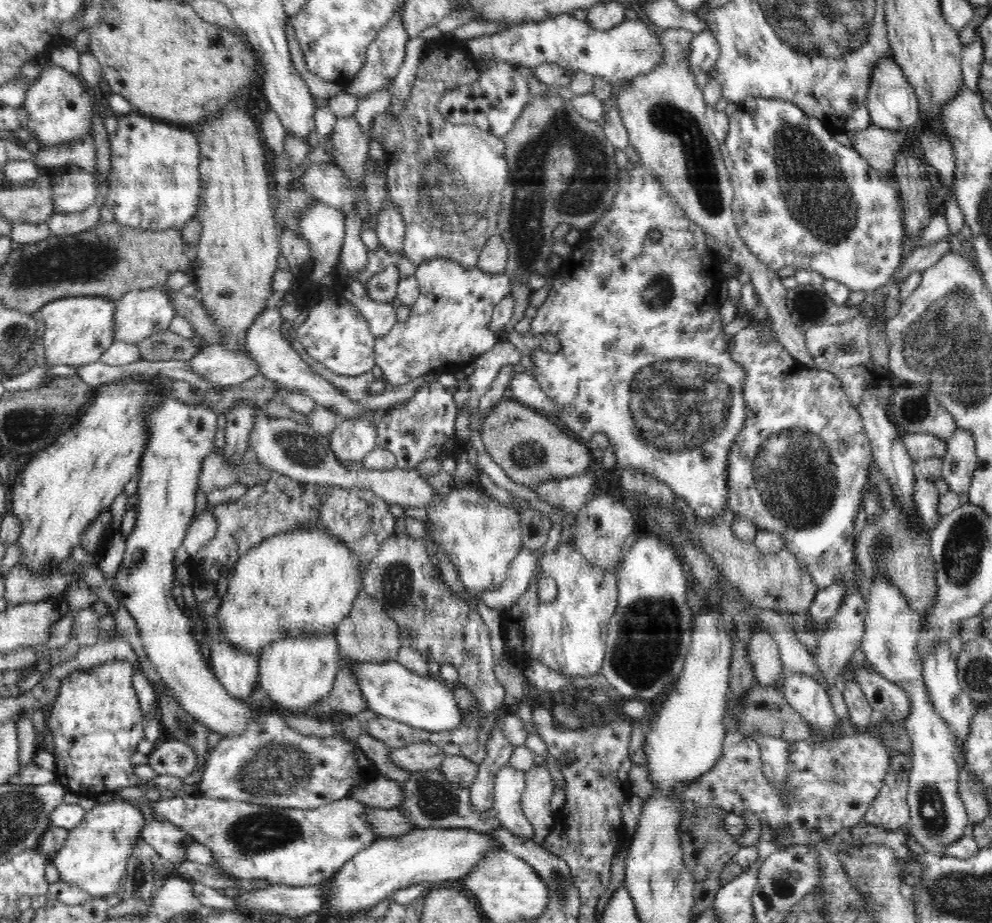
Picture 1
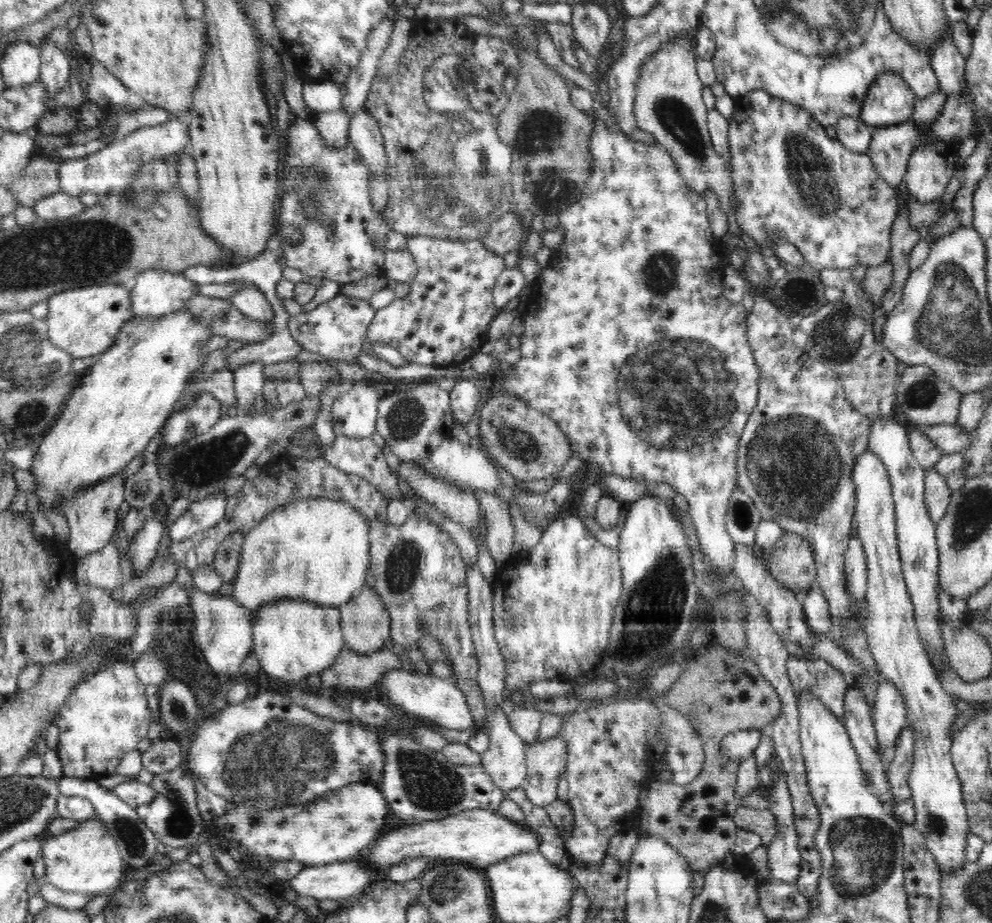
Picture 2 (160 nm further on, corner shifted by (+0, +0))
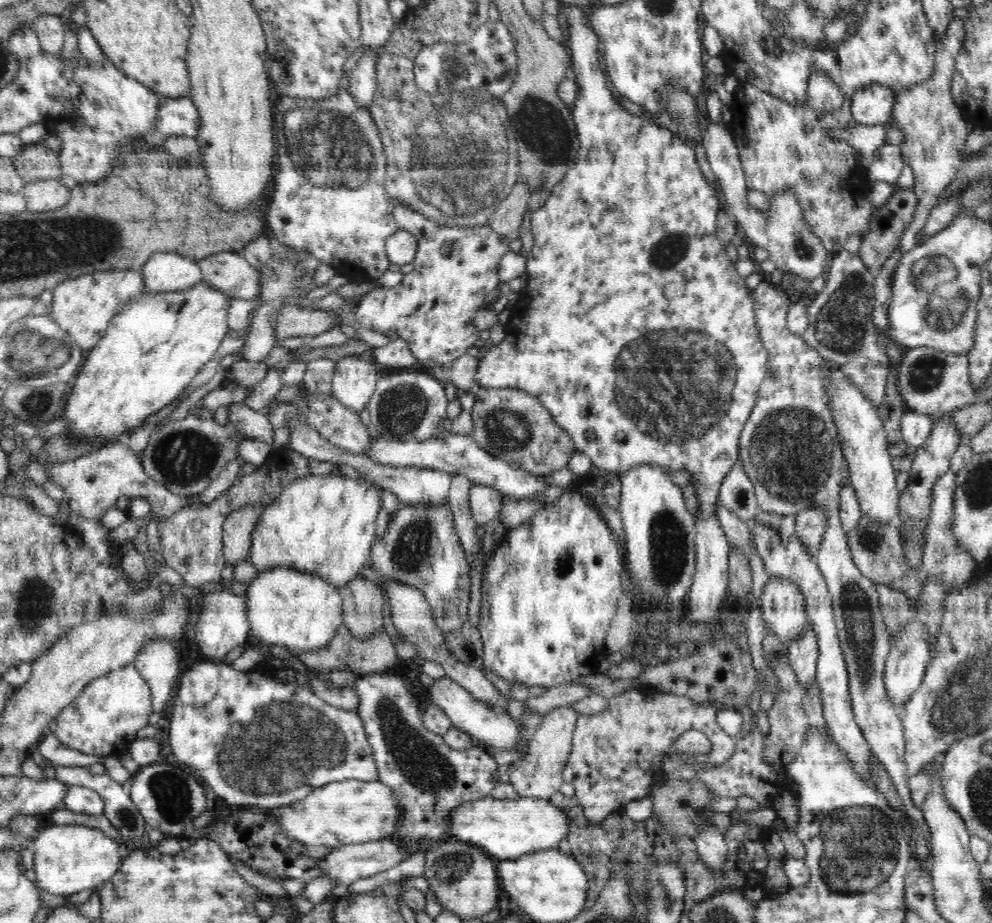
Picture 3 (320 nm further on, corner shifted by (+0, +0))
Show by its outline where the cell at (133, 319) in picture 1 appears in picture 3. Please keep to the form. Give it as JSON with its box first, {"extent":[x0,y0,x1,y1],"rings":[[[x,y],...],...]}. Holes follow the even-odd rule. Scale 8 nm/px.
{"extent":[142,252,203,292],"rings":[[[173,252],[154,253],[142,265],[144,292],[184,292],[203,279],[199,263]]]}

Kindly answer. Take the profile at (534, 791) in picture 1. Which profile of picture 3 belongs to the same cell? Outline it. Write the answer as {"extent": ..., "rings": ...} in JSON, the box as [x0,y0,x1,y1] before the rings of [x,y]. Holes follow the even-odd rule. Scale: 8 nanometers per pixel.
{"extent":[509,705,581,799],"rings":[[[564,705],[546,713],[539,727],[528,740],[527,753],[509,765],[510,784],[519,796],[550,799],[563,784],[563,771],[572,750],[571,738],[581,714],[574,705]]]}

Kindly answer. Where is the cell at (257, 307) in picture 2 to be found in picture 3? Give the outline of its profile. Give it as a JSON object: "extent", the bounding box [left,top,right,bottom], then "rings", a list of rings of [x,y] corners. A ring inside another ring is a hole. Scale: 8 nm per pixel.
{"extent":[198,253,262,302],"rings":[[[214,253],[198,263],[204,281],[226,293],[230,300],[258,302],[262,278],[242,253]]]}

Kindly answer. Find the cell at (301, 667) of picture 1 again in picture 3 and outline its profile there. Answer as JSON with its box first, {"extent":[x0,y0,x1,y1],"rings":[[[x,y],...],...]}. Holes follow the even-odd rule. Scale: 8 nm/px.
{"extent":[247,568,343,654],"rings":[[[294,568],[266,570],[247,587],[250,639],[262,640],[268,646],[284,646],[293,654],[326,647],[343,623],[342,604],[339,588],[318,576]]]}

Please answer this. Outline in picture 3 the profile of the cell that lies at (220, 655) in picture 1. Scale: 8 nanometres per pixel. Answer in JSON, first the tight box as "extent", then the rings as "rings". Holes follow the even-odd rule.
{"extent":[195,589,251,662],"rings":[[[230,589],[207,593],[202,600],[202,610],[195,625],[196,644],[209,660],[221,662],[235,646],[250,639],[251,629],[247,617],[246,597],[233,594]]]}

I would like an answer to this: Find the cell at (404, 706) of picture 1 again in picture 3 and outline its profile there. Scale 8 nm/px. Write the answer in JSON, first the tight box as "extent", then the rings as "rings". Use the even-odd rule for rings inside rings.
{"extent":[426,676,520,751],"rings":[[[444,676],[434,681],[431,687],[426,688],[429,700],[434,701],[438,707],[442,708],[442,711],[450,717],[452,724],[475,738],[477,743],[489,749],[496,748],[499,751],[512,750],[520,744],[520,726],[516,724],[508,711],[502,713],[502,711],[498,711],[498,707],[490,707],[490,705],[476,700],[450,677]]]}

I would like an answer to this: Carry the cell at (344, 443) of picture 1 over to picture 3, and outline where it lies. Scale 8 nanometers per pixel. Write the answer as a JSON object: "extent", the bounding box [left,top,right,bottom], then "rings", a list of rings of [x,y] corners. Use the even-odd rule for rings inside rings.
{"extent":[332,356,381,410],"rings":[[[344,356],[336,362],[334,378],[332,378],[332,392],[336,399],[342,401],[346,407],[360,410],[367,407],[370,397],[376,388],[381,369],[364,356]]]}

